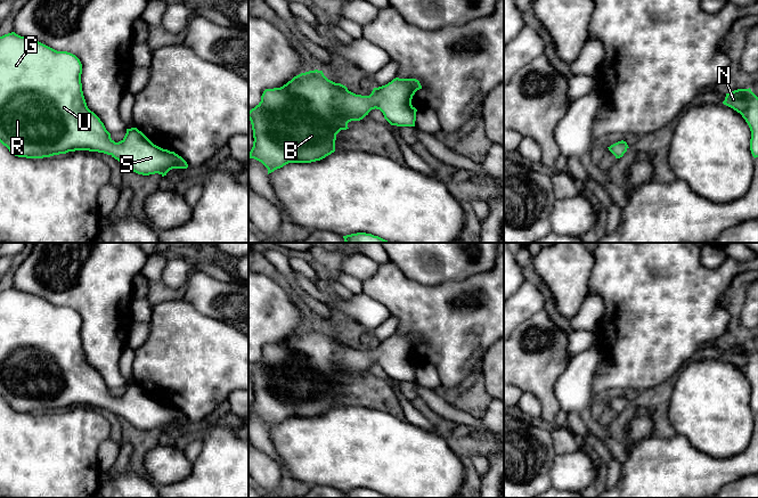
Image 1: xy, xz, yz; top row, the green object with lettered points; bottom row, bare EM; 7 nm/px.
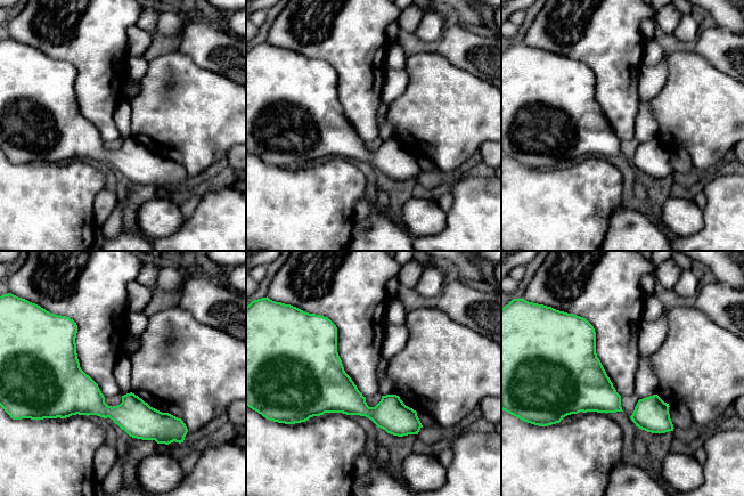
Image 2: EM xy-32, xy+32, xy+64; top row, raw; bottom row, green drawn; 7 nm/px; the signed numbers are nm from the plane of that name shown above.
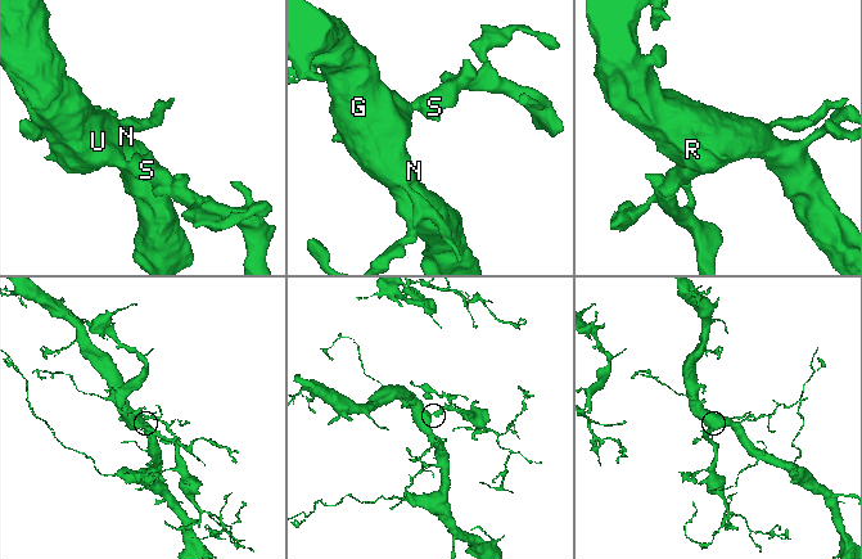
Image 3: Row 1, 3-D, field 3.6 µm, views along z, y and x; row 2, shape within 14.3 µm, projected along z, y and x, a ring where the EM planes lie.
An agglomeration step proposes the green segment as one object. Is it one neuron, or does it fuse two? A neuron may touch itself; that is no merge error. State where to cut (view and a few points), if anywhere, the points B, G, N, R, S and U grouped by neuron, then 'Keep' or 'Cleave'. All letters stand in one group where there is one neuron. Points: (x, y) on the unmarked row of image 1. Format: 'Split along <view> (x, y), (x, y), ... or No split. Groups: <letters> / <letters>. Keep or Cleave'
No split. Groups: B G N R S U. Keep

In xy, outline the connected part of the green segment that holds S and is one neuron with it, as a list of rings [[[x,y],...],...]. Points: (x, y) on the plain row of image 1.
[[[15,287],[0,292],[0,398],[15,411],[26,414],[43,414],[75,406],[104,408],[142,431],[158,428],[164,432],[172,424],[188,423],[181,411],[154,400],[137,383],[127,384],[124,393],[115,398],[100,374],[88,364],[81,329],[82,319],[71,308],[57,307]]]

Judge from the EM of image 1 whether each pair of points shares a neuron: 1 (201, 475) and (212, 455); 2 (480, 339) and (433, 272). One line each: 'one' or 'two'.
1: one
2: two

